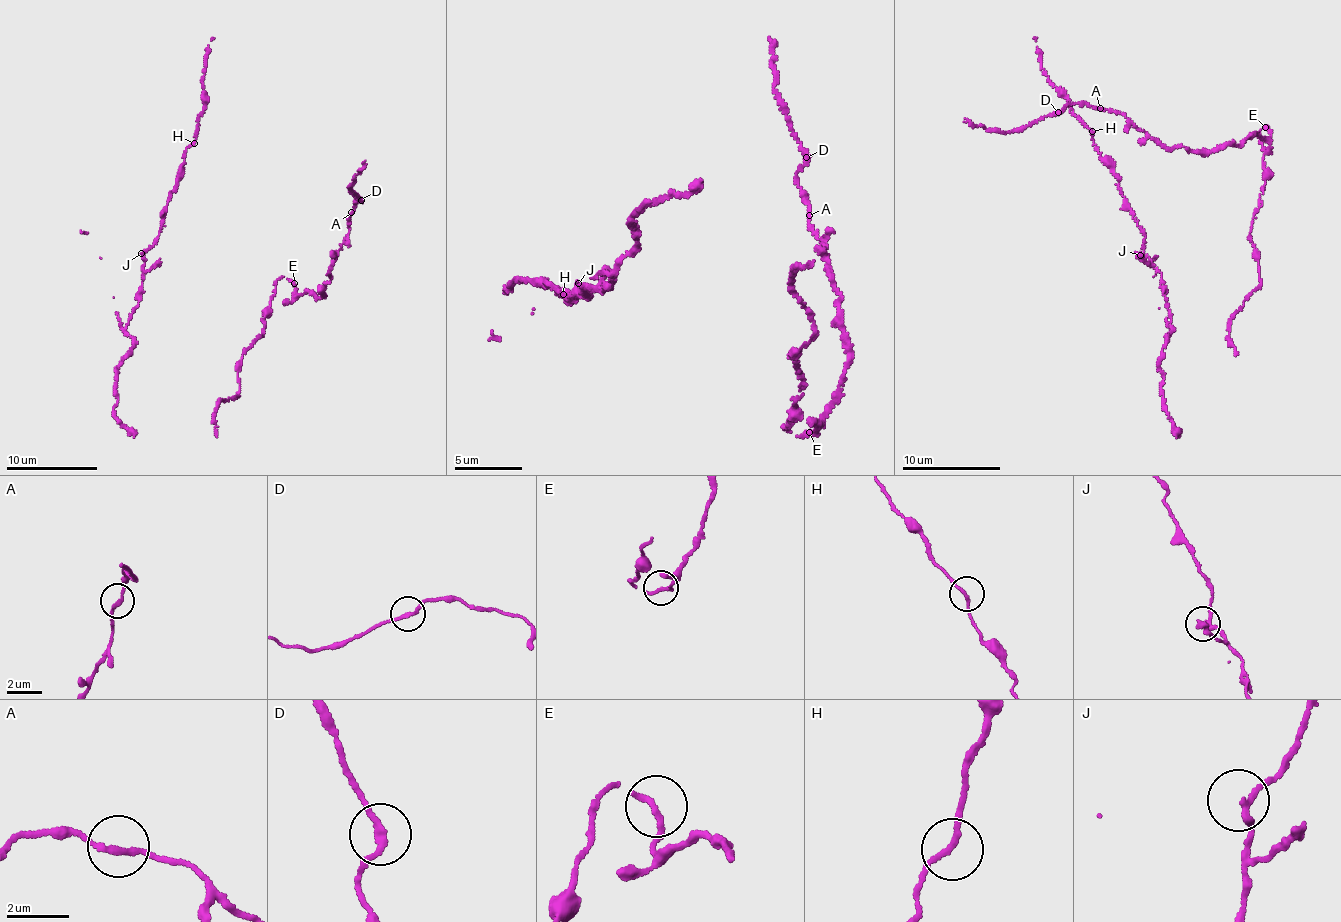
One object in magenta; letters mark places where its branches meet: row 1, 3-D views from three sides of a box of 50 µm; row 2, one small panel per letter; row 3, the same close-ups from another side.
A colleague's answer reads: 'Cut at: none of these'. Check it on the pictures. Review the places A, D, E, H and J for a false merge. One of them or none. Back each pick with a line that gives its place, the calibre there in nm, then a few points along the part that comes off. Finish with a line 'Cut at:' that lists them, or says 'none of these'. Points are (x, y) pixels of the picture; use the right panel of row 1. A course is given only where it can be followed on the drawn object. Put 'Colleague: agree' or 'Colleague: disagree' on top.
Colleague: agree
Cut at: none of these

